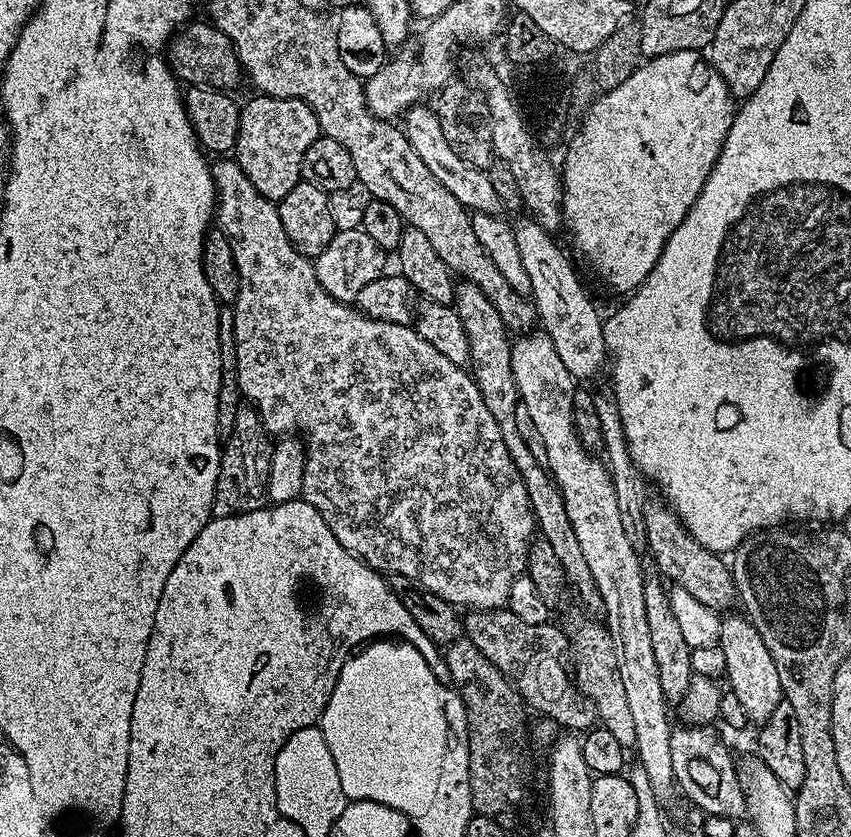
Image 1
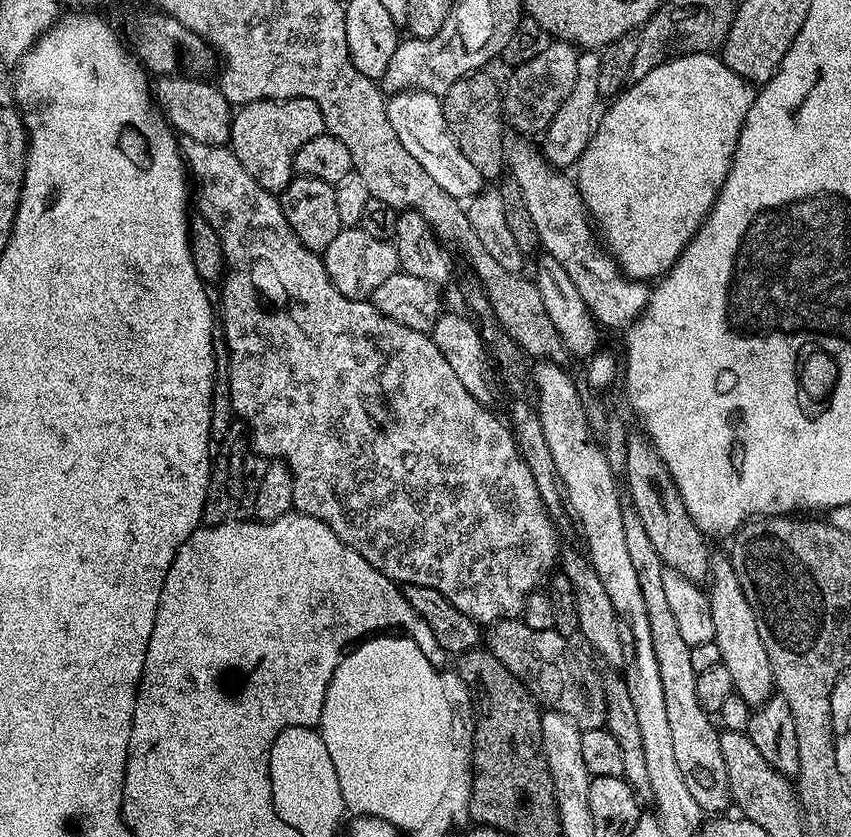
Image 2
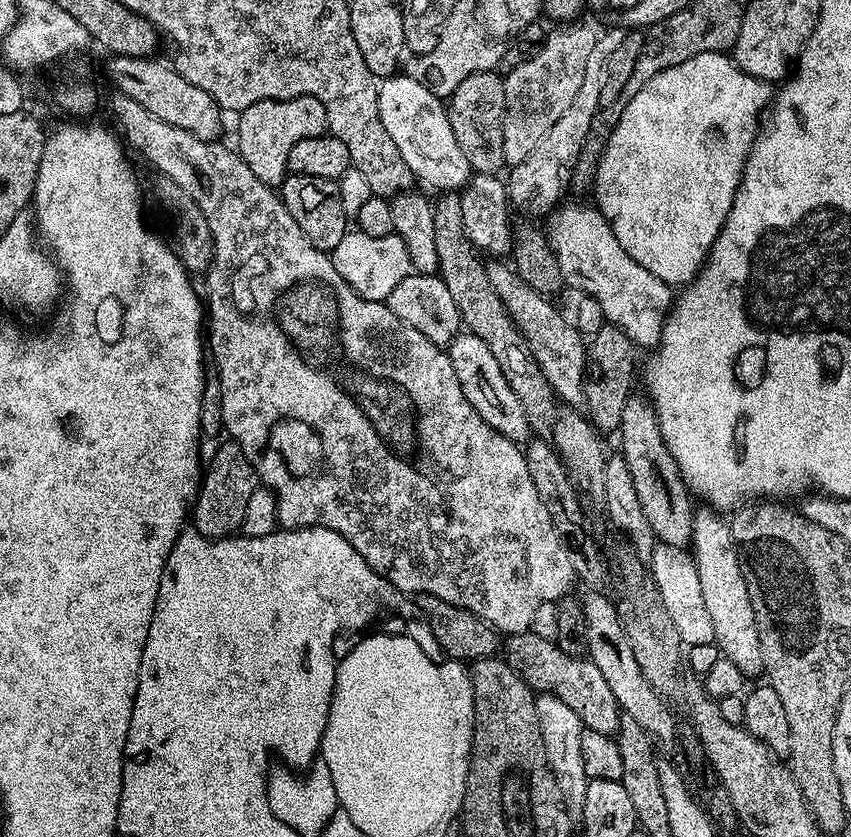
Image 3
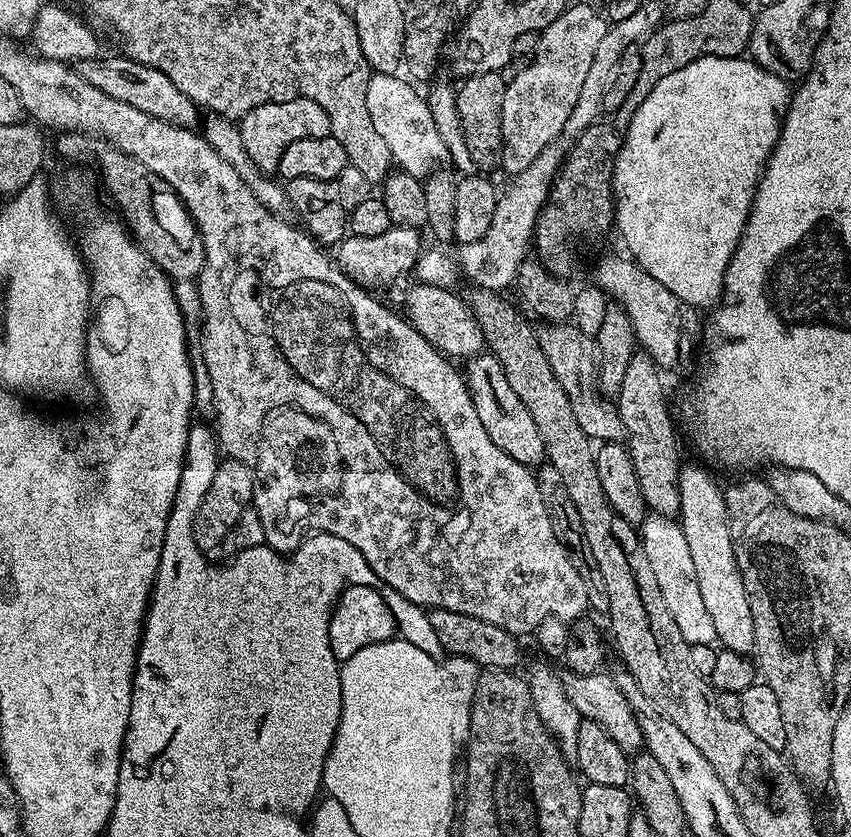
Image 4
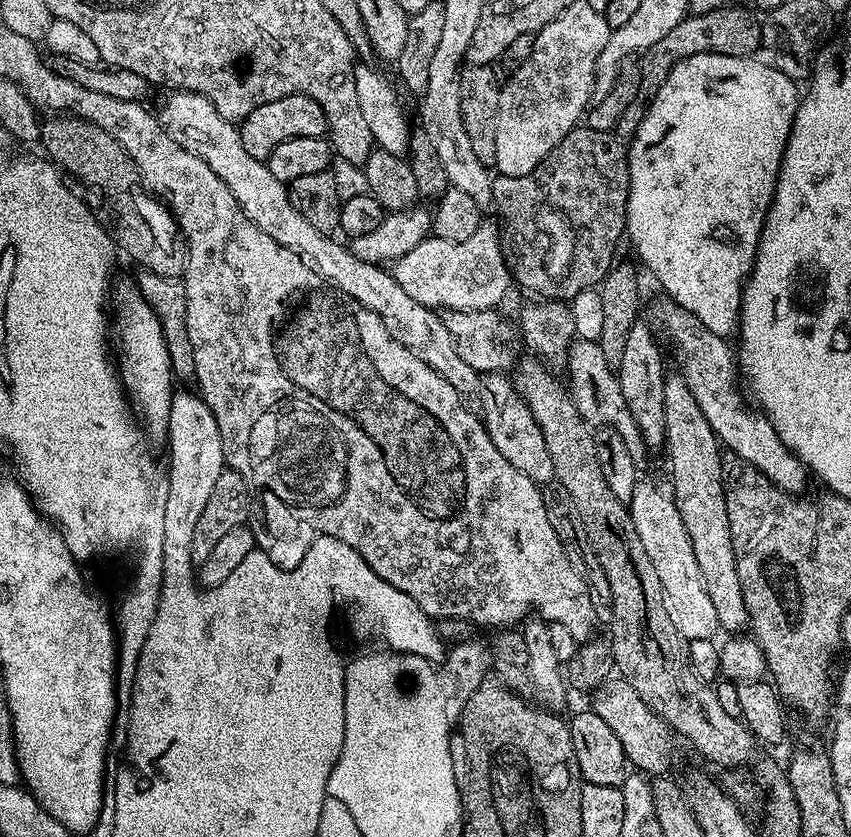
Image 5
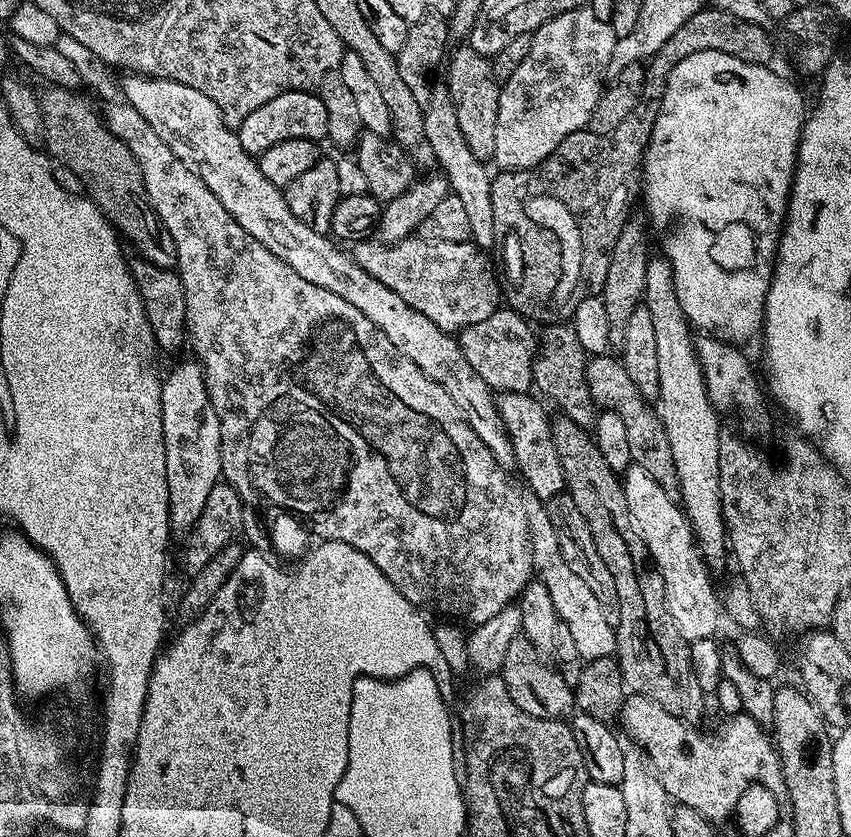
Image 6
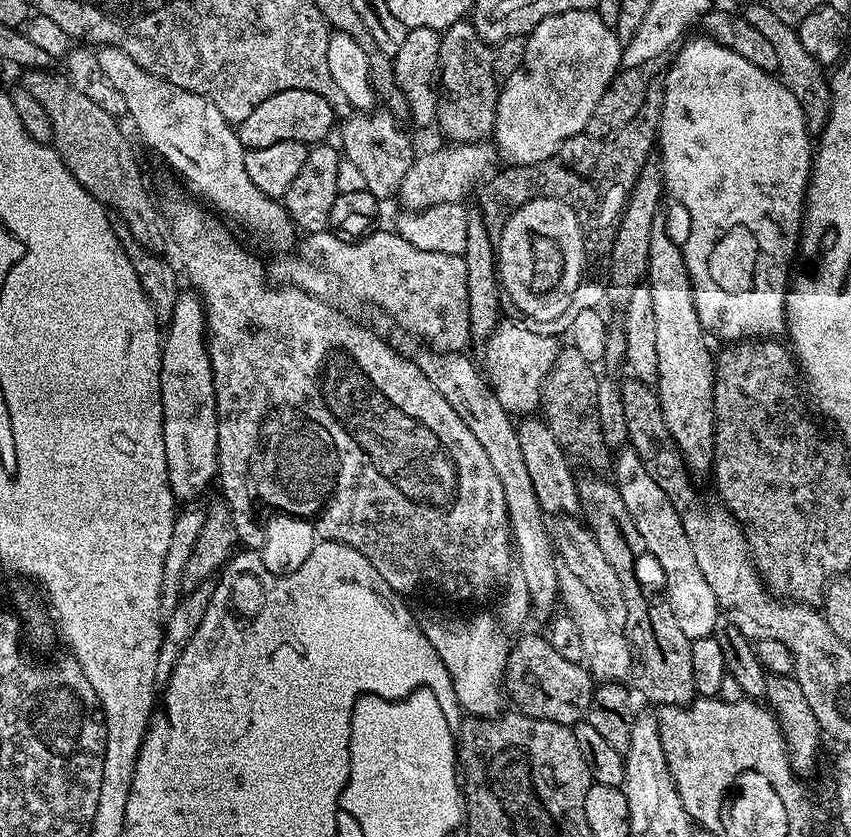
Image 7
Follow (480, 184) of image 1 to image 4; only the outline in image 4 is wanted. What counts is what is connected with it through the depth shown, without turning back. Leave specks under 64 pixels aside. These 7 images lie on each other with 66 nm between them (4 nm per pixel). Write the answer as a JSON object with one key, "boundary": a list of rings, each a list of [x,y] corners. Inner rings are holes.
{"boundary":[[[391,72],[369,75],[366,86],[366,110],[370,110],[370,122],[374,122],[374,130],[378,130],[378,135],[386,141],[386,146],[390,146],[395,167],[423,179],[449,159],[446,143],[438,134],[427,99],[421,94],[419,96],[407,79],[404,81],[399,80],[400,78]]]}

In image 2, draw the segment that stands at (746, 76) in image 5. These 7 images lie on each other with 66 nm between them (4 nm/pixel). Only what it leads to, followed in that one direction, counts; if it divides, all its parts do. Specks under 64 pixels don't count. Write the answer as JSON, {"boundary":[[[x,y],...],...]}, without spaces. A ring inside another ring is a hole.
{"boundary":[[[691,52],[689,56],[677,56],[675,60],[667,60],[665,64],[650,70],[646,78],[629,83],[624,91],[609,103],[612,105],[605,110],[604,117],[602,112],[588,143],[588,149],[580,155],[580,159],[574,165],[574,181],[592,224],[598,229],[607,251],[629,280],[652,282],[652,279],[655,281],[663,277],[674,266],[676,257],[682,254],[682,250],[696,235],[696,231],[704,225],[704,220],[708,217],[709,210],[715,206],[728,172],[732,169],[732,155],[740,132],[744,129],[744,119],[752,105],[753,95],[753,85],[734,74],[734,70],[730,70],[730,66],[726,66],[719,55],[712,52]]]}

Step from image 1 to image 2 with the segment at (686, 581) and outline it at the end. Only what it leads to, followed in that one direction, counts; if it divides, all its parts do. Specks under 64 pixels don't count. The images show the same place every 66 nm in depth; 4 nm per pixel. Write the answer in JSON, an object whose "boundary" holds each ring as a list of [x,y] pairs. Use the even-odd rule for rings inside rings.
{"boundary":[[[632,434],[629,435],[628,441],[626,442],[626,466],[624,467],[623,475],[628,478],[628,494],[626,490],[626,496],[630,499],[630,506],[638,514],[638,518],[642,518],[642,526],[646,529],[646,534],[650,537],[650,542],[654,545],[654,550],[658,550],[658,558],[664,563],[665,568],[672,568],[678,574],[682,574],[682,578],[686,578],[690,582],[695,584],[703,585],[710,576],[710,555],[708,556],[708,544],[709,541],[706,539],[704,533],[698,531],[694,526],[694,522],[690,518],[690,510],[686,510],[686,502],[682,502],[682,494],[678,494],[678,486],[674,482],[674,478],[670,474],[670,470],[666,466],[666,462],[662,462],[662,458],[658,454],[658,450],[652,445],[652,441],[643,434]]]}

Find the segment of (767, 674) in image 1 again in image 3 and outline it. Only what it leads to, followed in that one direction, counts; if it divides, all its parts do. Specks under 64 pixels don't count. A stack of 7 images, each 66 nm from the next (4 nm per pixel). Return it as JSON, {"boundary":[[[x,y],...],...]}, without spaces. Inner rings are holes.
{"boundary":[[[704,506],[692,518],[692,543],[690,555],[696,562],[698,582],[702,582],[702,598],[706,601],[706,610],[714,621],[714,642],[721,653],[742,670],[745,677],[760,676],[764,671],[762,662],[762,642],[758,642],[758,622],[754,622],[754,606],[750,602],[750,590],[746,586],[746,578],[742,574],[740,555],[736,549],[736,539],[732,533],[732,525],[727,519],[723,520],[719,511]]]}

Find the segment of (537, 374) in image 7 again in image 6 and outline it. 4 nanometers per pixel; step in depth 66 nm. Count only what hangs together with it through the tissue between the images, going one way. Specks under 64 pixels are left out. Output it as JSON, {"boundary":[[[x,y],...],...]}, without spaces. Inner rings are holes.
{"boundary":[[[497,308],[488,319],[472,323],[458,333],[460,349],[474,372],[496,392],[528,392],[532,383],[532,368],[538,354],[535,331],[516,312]]]}

